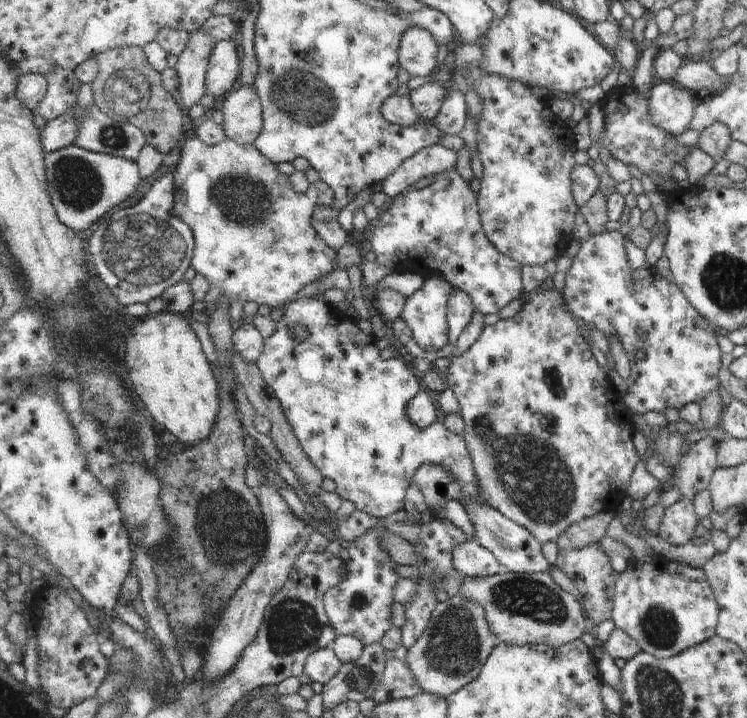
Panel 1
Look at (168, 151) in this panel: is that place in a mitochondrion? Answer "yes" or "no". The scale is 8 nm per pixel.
no

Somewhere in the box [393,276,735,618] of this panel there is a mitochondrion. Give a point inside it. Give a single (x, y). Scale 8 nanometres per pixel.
(534, 475)

